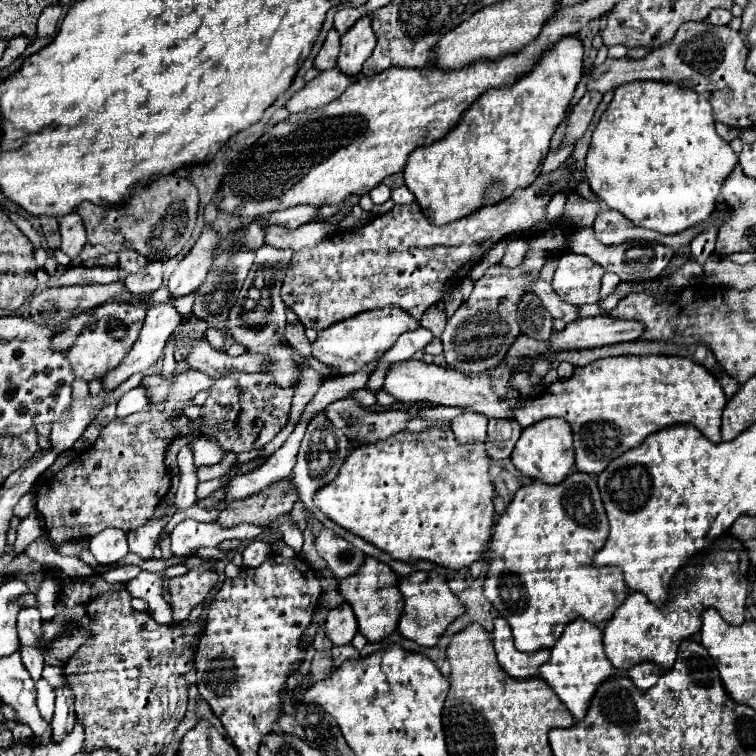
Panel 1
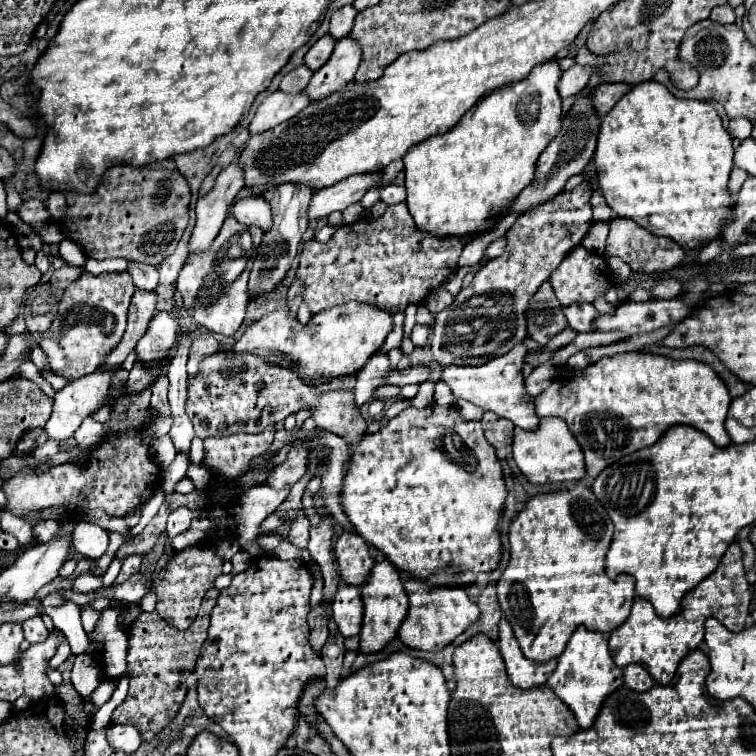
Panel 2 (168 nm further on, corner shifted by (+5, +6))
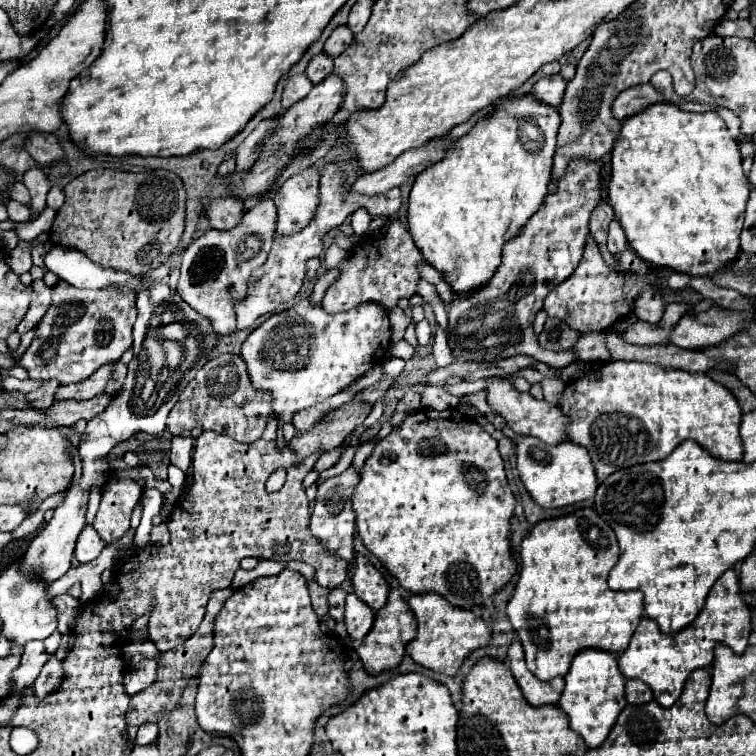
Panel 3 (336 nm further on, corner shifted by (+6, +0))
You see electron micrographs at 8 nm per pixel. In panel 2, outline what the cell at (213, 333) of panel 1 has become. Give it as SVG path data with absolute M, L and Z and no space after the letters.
M347 302L343 306L333 306L331 310L313 314L307 326L301 326L295 316L283 308L253 322L229 352L251 352L261 356L269 352L291 354L299 366L299 376L305 380L313 380L317 376L345 376L359 372L367 358L381 348L381 342L391 330L393 314L387 314L385 310L379 310L367 302Z

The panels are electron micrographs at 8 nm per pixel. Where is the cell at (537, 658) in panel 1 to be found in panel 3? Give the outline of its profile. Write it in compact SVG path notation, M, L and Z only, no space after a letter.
M512 642L510 650L508 650L508 662L510 662L510 670L514 674L514 678L518 680L518 686L522 688L524 698L532 704L532 706L546 706L546 704L558 704L560 694L564 690L564 678L554 678L550 682L540 682L528 668L524 662L524 650L522 644Z

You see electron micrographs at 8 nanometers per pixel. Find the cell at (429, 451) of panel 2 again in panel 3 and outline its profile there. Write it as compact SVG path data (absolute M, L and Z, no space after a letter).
M422 408L414 414L410 414L398 430L392 430L382 442L376 444L372 456L366 460L366 464L362 468L362 480L360 480L360 484L354 492L354 500L352 500L352 508L356 512L356 530L360 534L364 546L388 568L388 572L400 582L400 586L412 594L438 592L452 606L462 608L462 610L472 610L474 606L482 606L490 596L494 596L498 590L502 590L516 574L516 562L510 552L510 518L514 516L514 506L516 506L516 498L514 498L512 490L508 488L504 462L498 452L496 438L492 434L488 434L478 422L474 422L466 416L456 416L450 410L436 412L430 408Z

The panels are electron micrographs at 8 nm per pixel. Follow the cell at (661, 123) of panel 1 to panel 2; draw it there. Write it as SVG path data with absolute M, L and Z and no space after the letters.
M655 80L631 86L611 112L605 114L593 162L599 188L613 212L623 218L633 218L655 236L667 236L687 248L695 248L705 240L717 238L731 216L727 180L733 168L733 146L729 132L721 126L721 118L709 102L679 100Z

